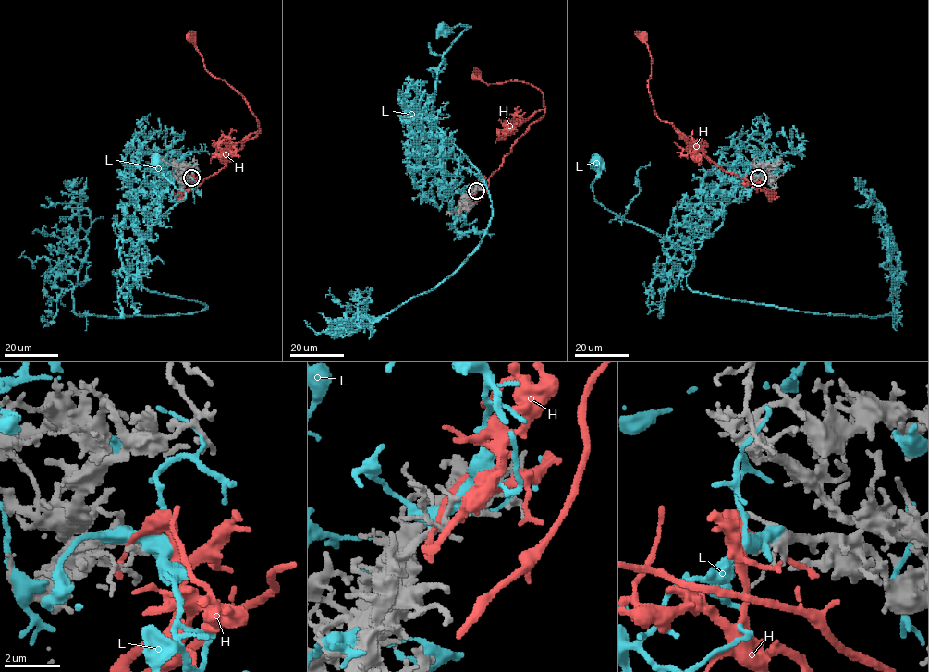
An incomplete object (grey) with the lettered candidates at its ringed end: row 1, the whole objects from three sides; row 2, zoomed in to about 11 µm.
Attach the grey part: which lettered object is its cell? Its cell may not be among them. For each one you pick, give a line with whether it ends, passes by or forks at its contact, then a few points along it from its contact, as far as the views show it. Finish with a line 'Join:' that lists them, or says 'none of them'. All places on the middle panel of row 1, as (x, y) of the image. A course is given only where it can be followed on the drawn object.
Join: none of them

